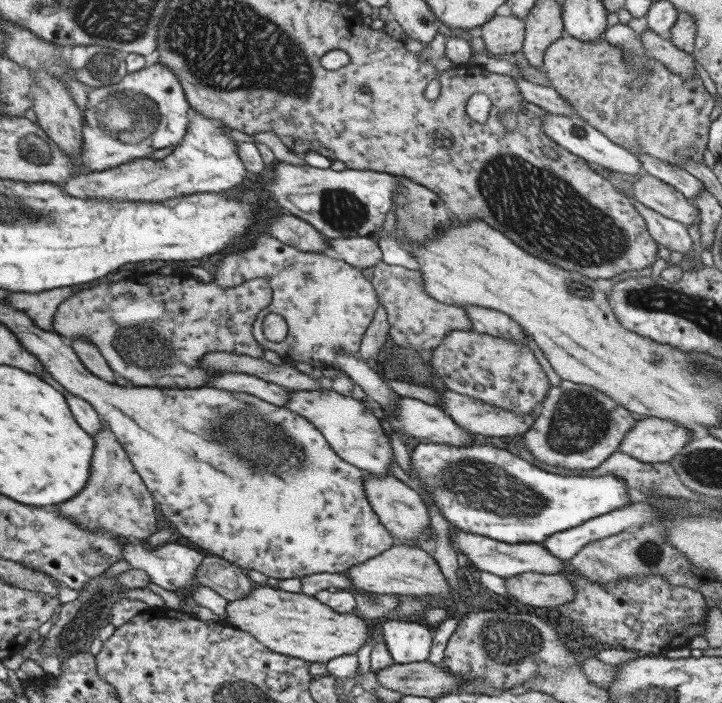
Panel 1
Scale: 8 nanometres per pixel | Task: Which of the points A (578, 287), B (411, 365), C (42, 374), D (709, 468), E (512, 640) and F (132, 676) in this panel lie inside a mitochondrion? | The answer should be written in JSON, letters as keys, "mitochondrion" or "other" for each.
{"A":"mitochondrion","B":"mitochondrion","C":"other","D":"mitochondrion","E":"mitochondrion","F":"other"}

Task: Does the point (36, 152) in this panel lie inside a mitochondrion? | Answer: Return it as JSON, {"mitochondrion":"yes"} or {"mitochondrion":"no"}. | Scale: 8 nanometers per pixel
{"mitochondrion":"yes"}

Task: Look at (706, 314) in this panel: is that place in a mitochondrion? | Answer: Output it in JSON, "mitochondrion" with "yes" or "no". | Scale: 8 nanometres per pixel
{"mitochondrion":"yes"}

